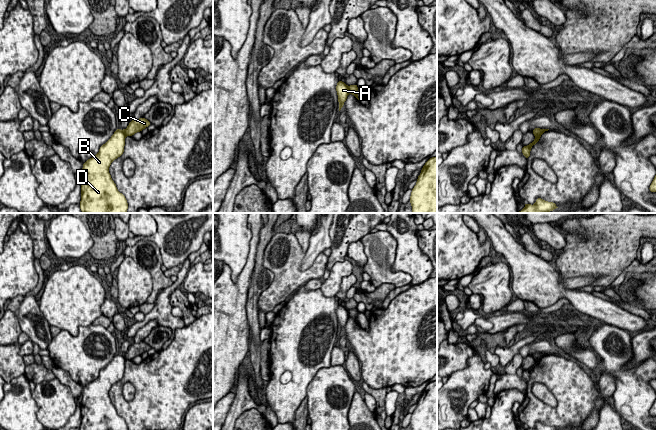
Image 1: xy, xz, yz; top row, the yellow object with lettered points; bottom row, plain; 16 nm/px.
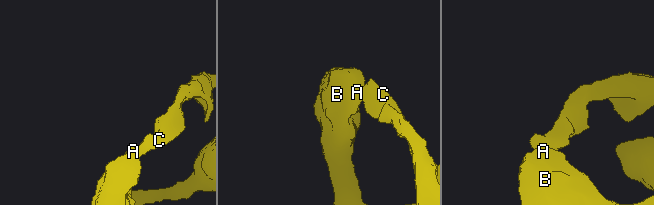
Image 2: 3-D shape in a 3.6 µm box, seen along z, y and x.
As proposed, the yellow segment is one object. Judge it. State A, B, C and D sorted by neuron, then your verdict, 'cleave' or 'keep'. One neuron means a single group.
A B D / C | cleave

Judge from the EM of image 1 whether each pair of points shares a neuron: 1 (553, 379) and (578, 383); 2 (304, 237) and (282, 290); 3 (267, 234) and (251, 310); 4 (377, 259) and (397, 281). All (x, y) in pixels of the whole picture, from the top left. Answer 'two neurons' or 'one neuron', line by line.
1: one neuron
2: two neurons
3: one neuron
4: one neuron

